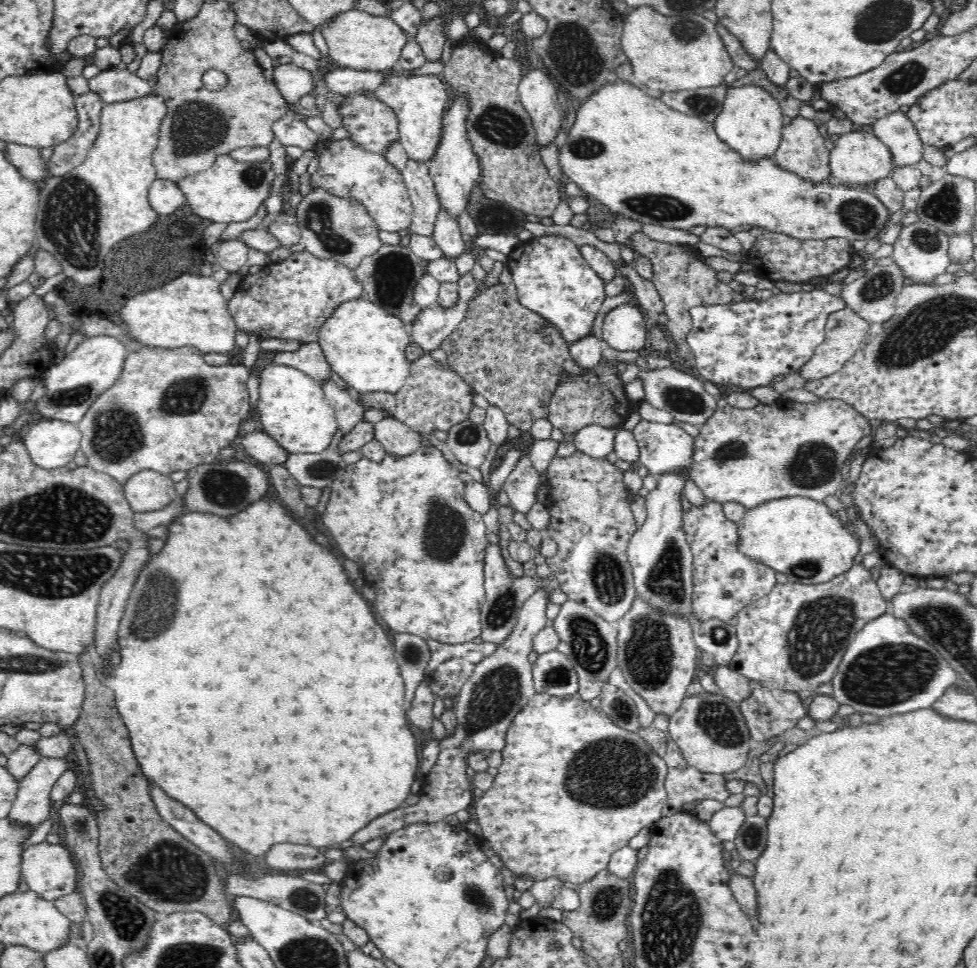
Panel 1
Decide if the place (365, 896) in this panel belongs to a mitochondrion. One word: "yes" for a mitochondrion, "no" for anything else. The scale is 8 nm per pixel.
no

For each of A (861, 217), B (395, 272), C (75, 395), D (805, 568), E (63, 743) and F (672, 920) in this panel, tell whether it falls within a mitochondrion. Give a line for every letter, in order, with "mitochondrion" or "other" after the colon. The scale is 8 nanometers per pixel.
A: mitochondrion
B: mitochondrion
C: mitochondrion
D: mitochondrion
E: other
F: mitochondrion

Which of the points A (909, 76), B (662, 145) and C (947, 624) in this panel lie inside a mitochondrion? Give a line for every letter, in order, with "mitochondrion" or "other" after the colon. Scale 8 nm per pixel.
A: mitochondrion
B: other
C: mitochondrion

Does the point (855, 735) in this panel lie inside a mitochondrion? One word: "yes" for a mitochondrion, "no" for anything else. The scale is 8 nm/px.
no

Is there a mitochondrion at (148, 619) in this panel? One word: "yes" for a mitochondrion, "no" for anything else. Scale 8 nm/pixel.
yes

